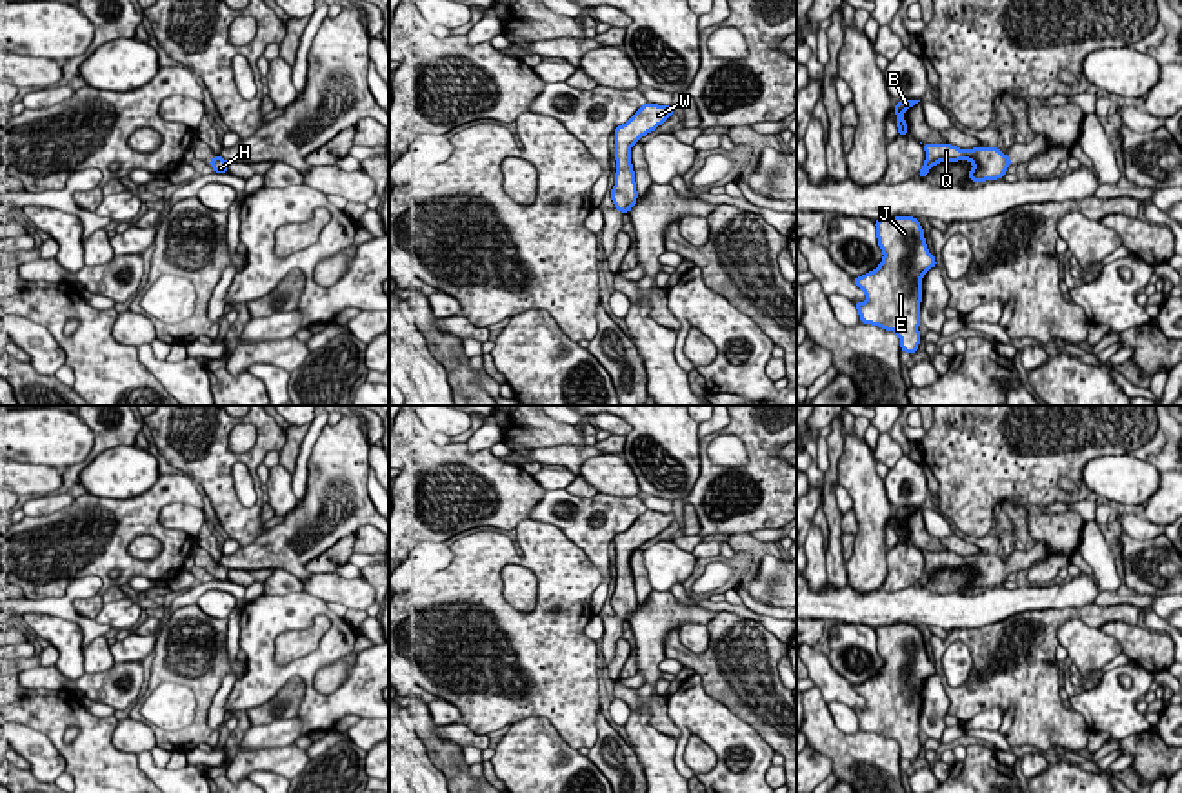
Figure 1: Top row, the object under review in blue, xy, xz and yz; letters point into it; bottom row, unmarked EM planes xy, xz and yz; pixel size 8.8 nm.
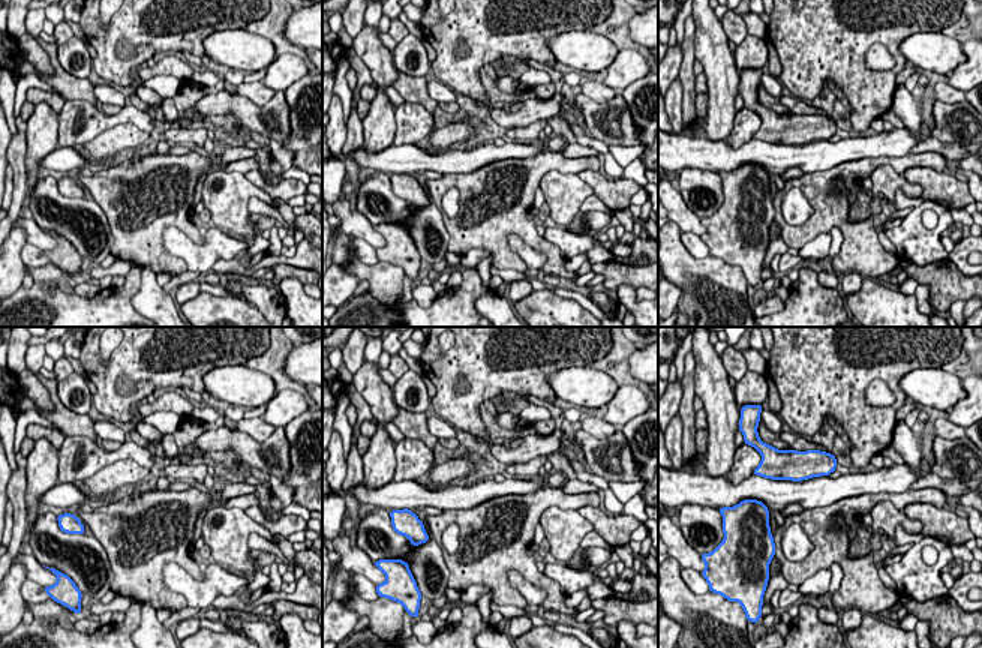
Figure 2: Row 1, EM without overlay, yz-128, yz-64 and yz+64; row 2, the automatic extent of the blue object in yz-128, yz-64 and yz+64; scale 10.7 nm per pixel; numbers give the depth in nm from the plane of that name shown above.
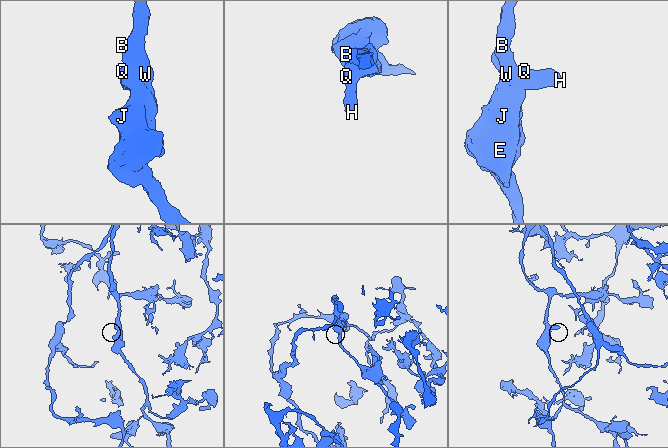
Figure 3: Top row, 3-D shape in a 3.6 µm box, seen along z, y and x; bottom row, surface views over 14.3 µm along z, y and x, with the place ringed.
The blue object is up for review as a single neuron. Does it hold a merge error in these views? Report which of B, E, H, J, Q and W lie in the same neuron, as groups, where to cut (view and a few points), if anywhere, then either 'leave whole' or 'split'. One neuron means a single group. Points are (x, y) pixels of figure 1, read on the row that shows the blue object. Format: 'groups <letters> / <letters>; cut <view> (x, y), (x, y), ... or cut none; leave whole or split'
groups B E H J Q W; cut none; leave whole

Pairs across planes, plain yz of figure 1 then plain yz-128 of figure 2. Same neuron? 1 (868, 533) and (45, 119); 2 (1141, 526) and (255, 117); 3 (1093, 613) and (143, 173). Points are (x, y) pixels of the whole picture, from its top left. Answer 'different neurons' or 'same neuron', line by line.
1: same neuron
2: different neurons
3: same neuron

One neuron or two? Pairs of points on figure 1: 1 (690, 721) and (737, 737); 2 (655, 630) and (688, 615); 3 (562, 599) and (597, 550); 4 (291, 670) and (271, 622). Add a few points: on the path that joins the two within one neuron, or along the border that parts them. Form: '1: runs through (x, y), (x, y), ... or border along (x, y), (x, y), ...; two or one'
1: runs through (701, 721), (711, 721), (726, 733); one
2: runs through (662, 622), (670, 615), (681, 615); one
3: border along (560, 530), (602, 577), (593, 593), (593, 602); two
4: runs through (277, 670), (266, 659), (266, 637); one

